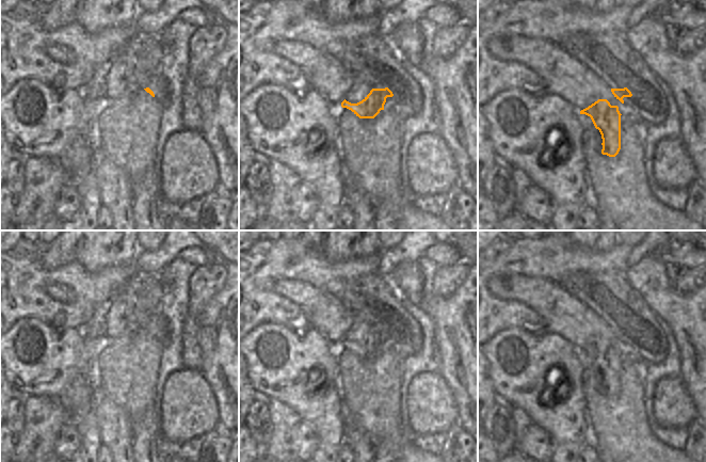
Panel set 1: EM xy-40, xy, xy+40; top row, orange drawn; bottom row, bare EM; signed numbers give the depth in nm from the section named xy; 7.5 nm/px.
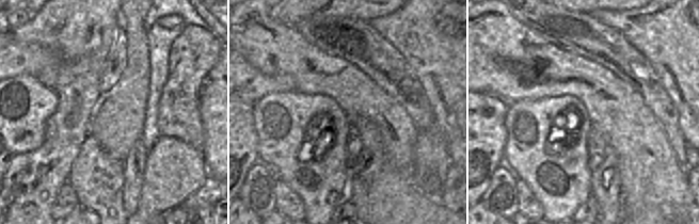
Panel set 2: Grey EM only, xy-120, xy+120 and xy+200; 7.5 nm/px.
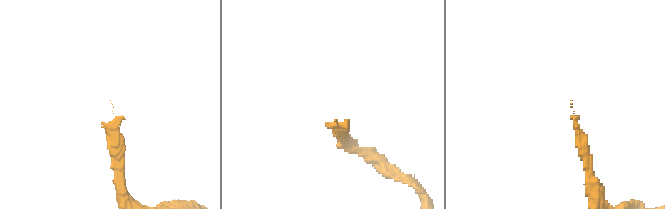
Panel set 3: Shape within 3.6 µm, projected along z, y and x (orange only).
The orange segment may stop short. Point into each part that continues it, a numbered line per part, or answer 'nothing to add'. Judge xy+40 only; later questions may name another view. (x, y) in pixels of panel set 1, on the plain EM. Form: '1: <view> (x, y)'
nothing to add

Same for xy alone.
1: xy (359, 329)

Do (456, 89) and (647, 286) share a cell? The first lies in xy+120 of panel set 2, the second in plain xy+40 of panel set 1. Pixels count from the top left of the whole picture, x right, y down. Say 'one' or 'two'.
one

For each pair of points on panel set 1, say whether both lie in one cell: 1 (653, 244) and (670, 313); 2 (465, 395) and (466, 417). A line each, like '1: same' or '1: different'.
1: different
2: same

